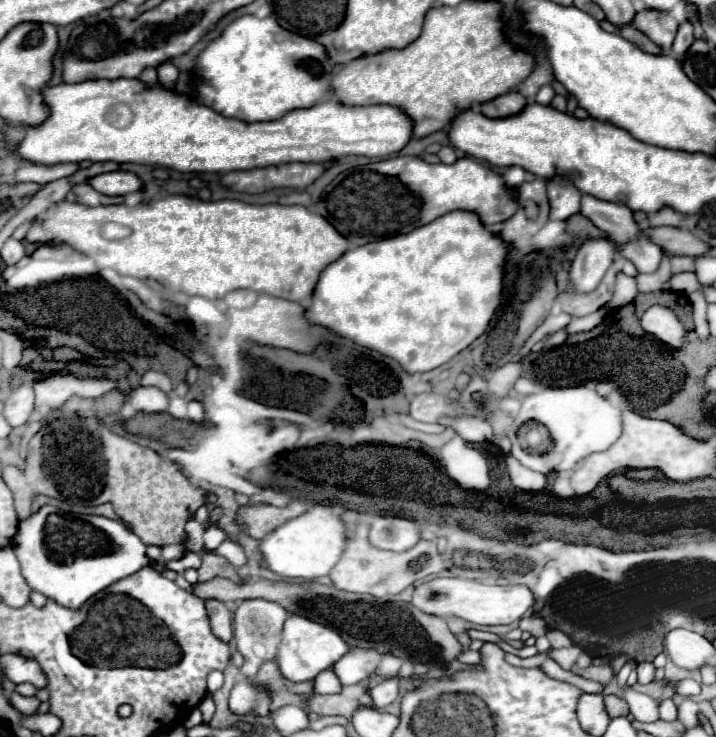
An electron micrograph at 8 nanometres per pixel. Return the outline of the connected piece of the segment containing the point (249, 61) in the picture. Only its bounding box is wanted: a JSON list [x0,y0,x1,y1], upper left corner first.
[195,14,331,122]

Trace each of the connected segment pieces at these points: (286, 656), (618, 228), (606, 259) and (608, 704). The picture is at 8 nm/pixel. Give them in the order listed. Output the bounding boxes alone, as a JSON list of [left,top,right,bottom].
[[277,616,349,682],[581,194,639,238],[569,242,615,294],[603,696,629,718]]

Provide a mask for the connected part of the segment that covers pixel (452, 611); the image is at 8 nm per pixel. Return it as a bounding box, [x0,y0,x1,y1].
[413,578,535,626]

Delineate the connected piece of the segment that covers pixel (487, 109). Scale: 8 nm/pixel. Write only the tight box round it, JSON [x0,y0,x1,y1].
[481,90,527,118]

